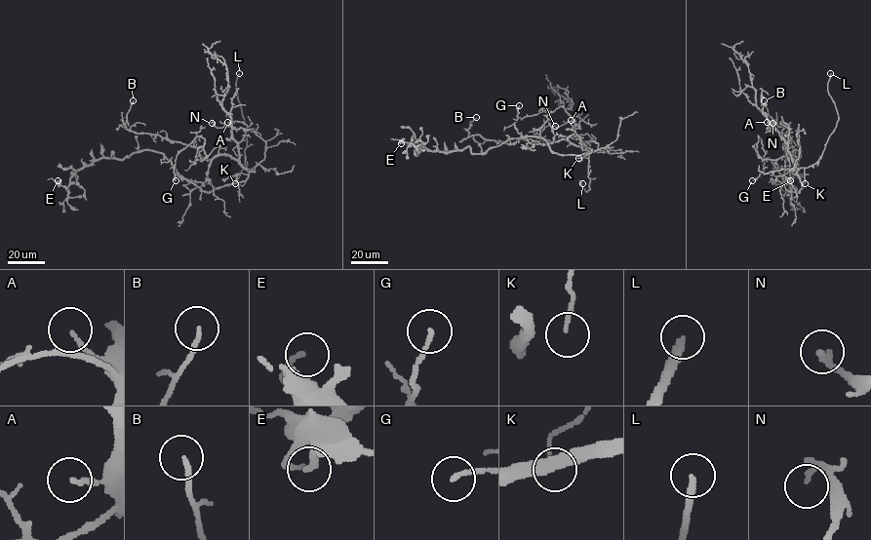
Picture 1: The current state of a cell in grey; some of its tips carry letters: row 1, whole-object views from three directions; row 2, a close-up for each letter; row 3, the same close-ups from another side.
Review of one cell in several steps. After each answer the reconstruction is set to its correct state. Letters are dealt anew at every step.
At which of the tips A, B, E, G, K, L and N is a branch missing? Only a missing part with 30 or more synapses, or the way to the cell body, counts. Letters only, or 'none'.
L

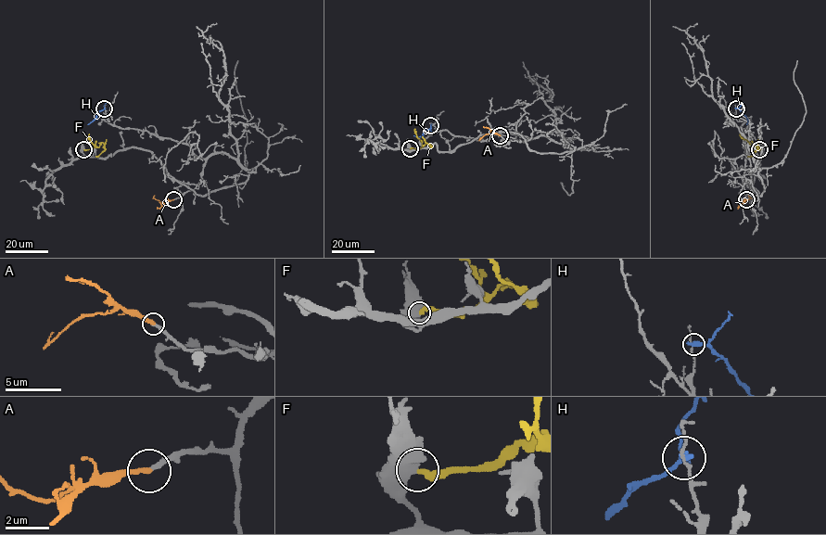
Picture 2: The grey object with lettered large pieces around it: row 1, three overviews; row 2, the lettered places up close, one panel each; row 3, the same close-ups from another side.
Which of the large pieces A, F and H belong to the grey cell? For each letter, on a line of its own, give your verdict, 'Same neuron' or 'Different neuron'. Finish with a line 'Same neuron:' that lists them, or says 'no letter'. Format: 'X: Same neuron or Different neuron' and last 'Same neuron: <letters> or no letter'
A: Same neuron
F: Different neuron
H: Different neuron
Same neuron: A

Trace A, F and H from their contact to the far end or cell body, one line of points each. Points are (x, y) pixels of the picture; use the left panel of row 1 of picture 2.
A: (173, 199), (162, 203), (154, 196)
F: (83, 149), (104, 144), (106, 148), (95, 156)
H: (105, 108), (87, 124)

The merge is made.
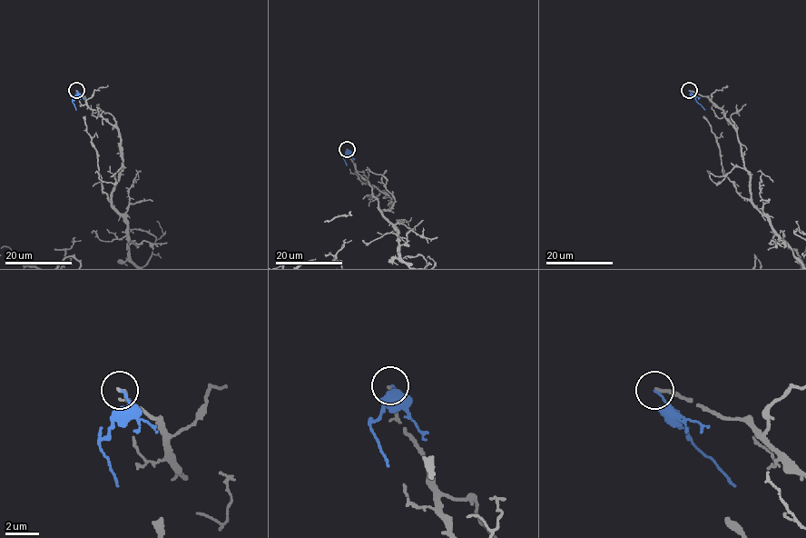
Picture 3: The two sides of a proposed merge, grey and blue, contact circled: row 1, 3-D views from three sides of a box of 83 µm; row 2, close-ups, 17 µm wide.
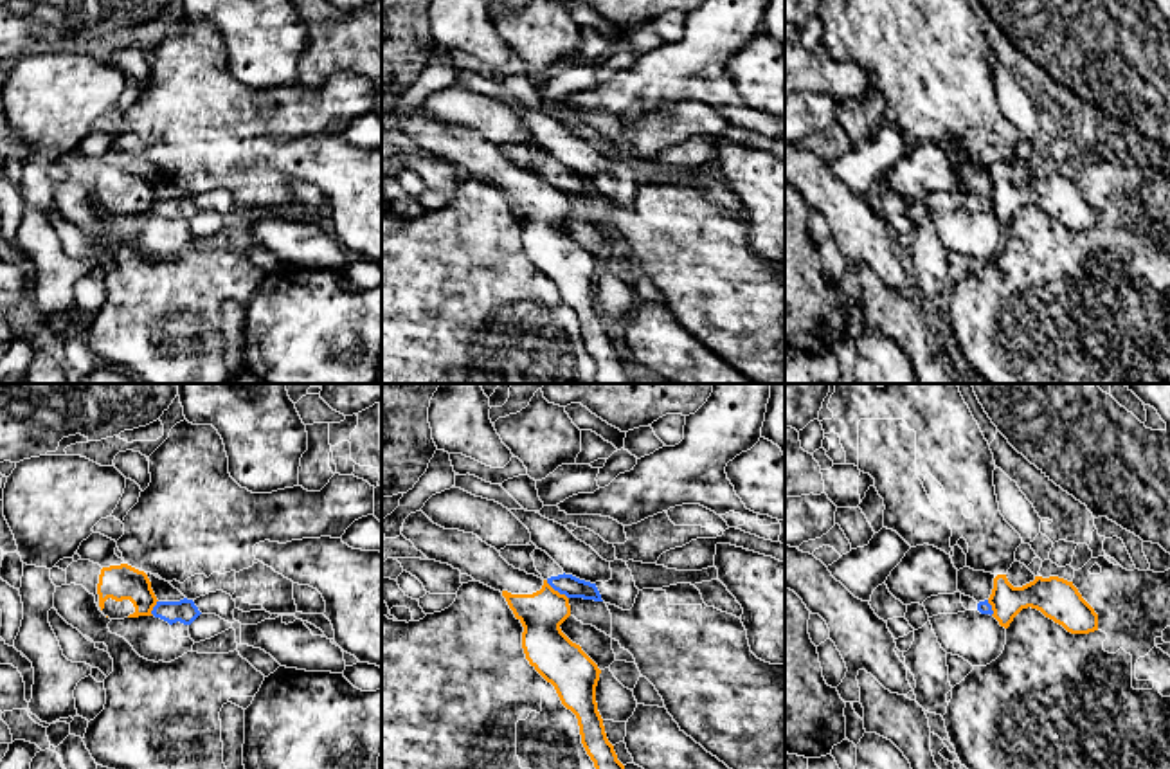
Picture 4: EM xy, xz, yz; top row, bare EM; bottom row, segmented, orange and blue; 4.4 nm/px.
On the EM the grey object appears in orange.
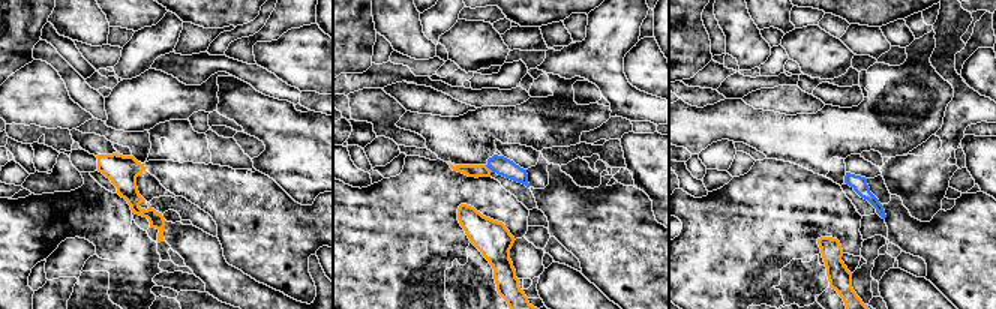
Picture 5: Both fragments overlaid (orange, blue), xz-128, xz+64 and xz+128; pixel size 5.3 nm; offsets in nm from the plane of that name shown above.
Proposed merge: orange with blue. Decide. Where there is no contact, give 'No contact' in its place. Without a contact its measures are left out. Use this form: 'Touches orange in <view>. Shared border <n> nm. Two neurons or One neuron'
Touches orange in xz. Shared border 130 nm. Two neurons

